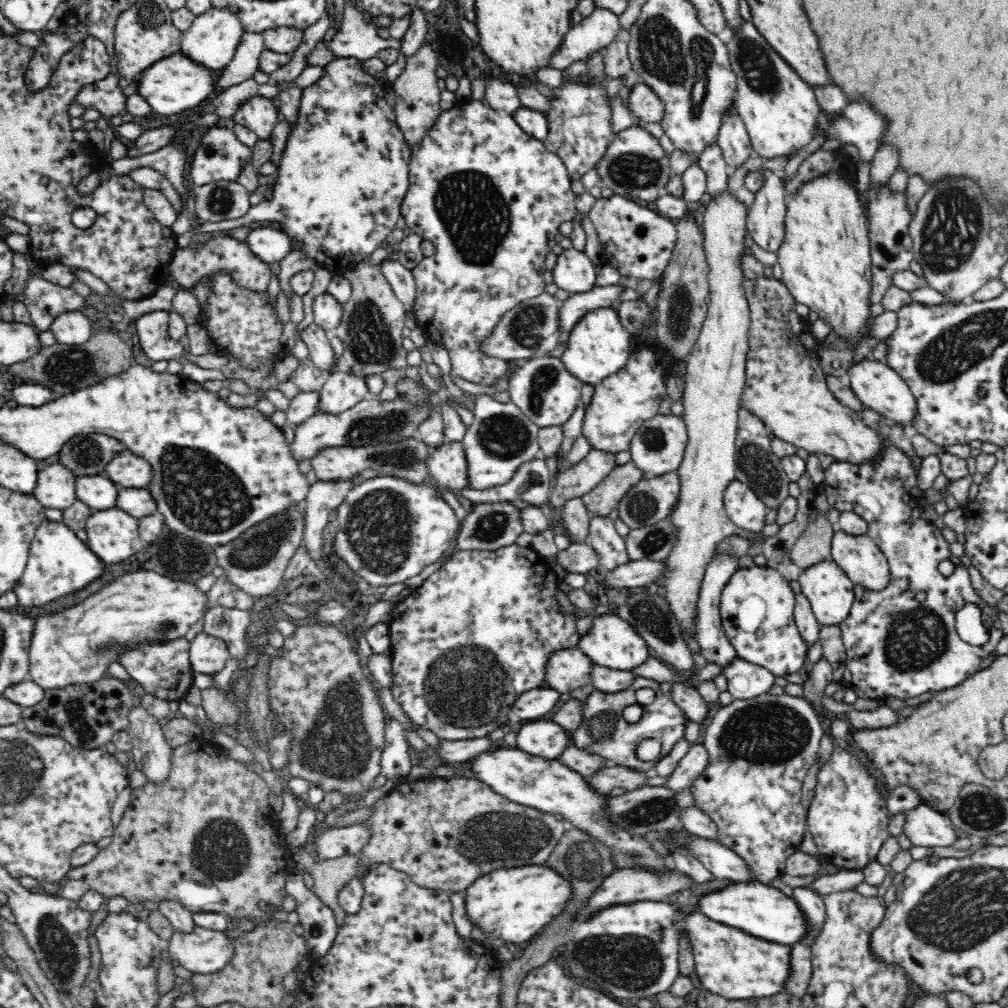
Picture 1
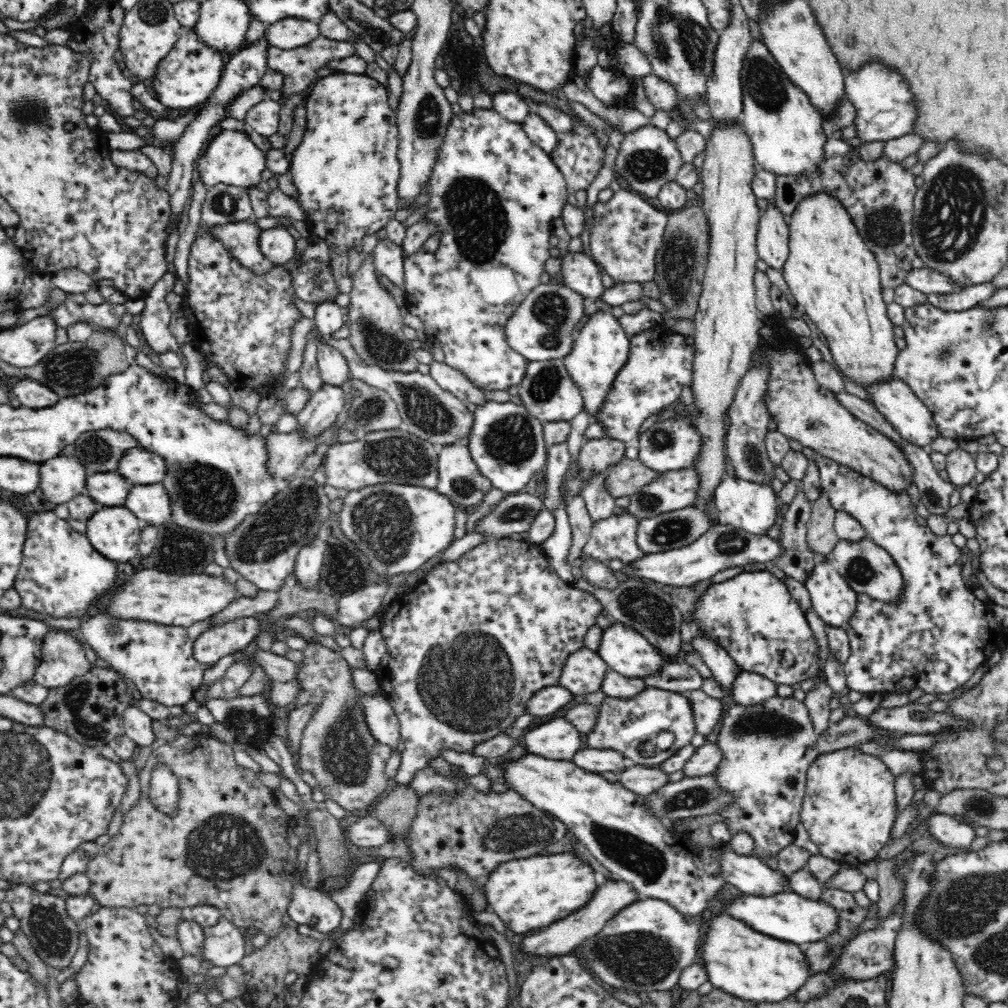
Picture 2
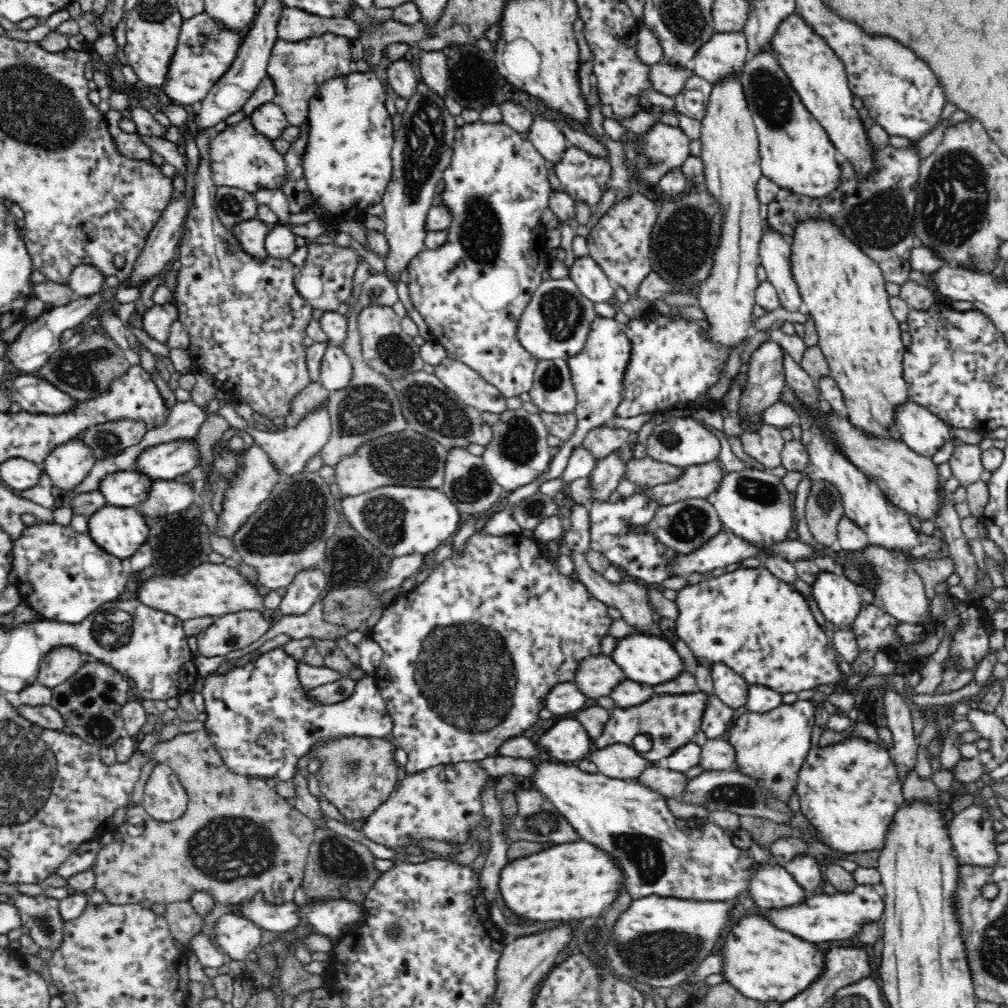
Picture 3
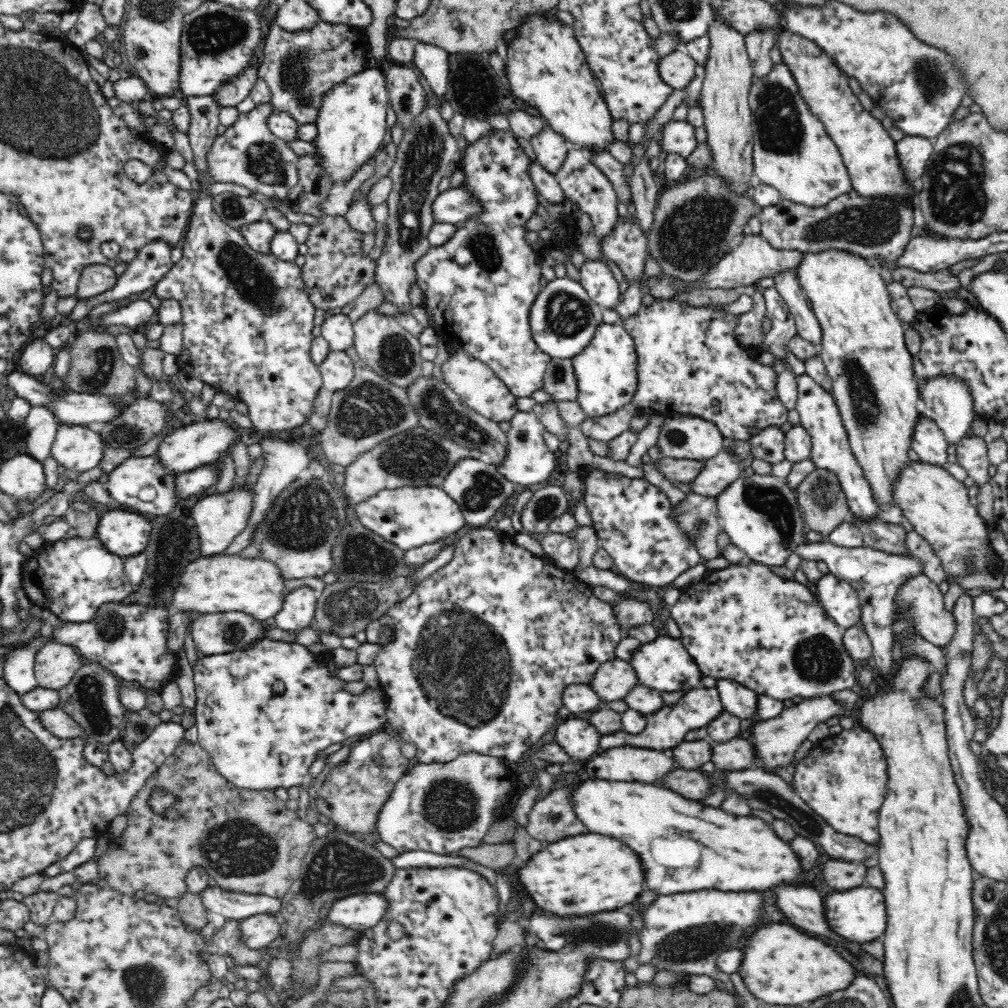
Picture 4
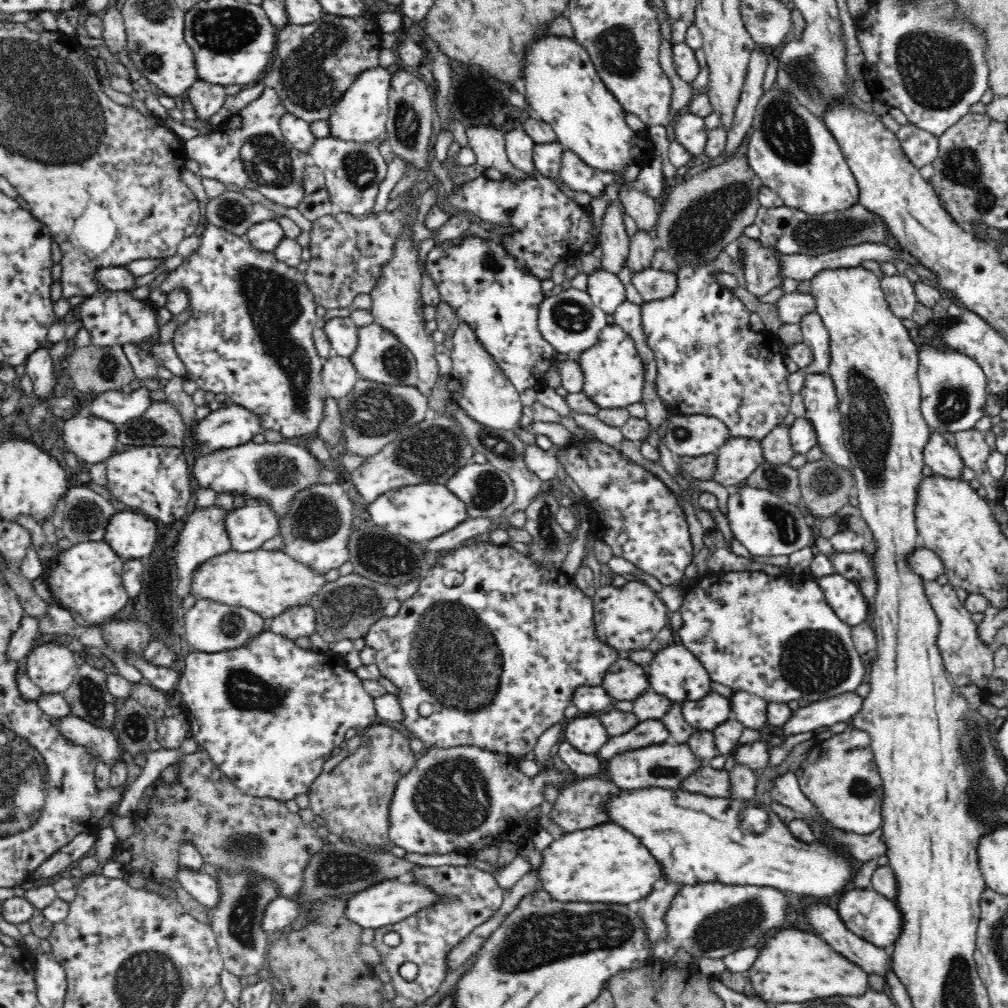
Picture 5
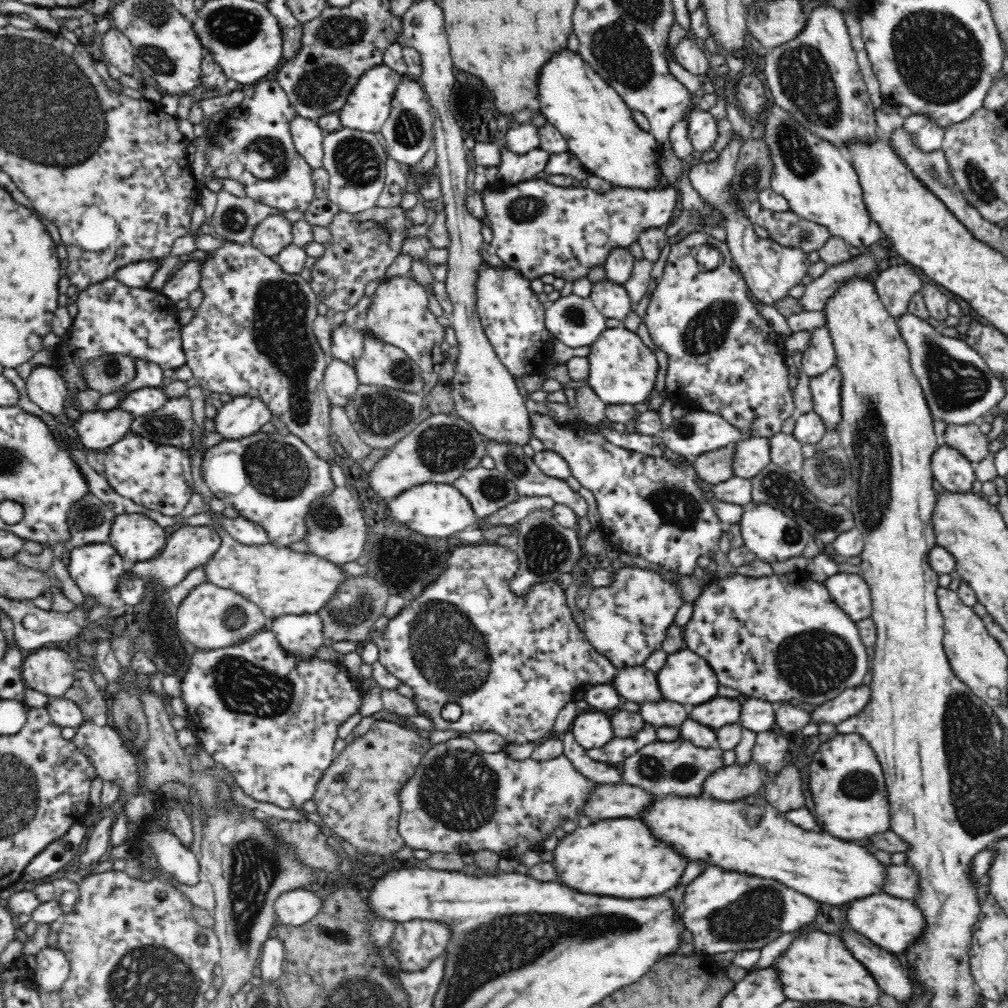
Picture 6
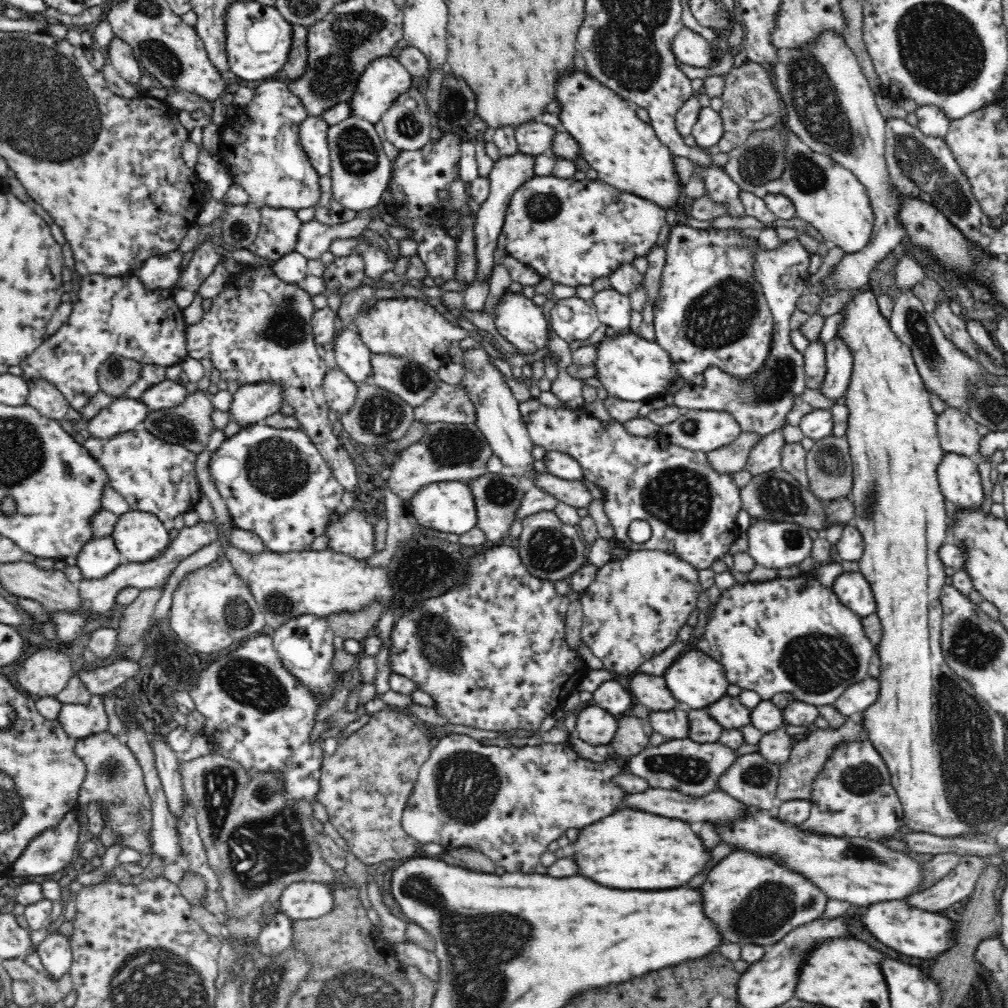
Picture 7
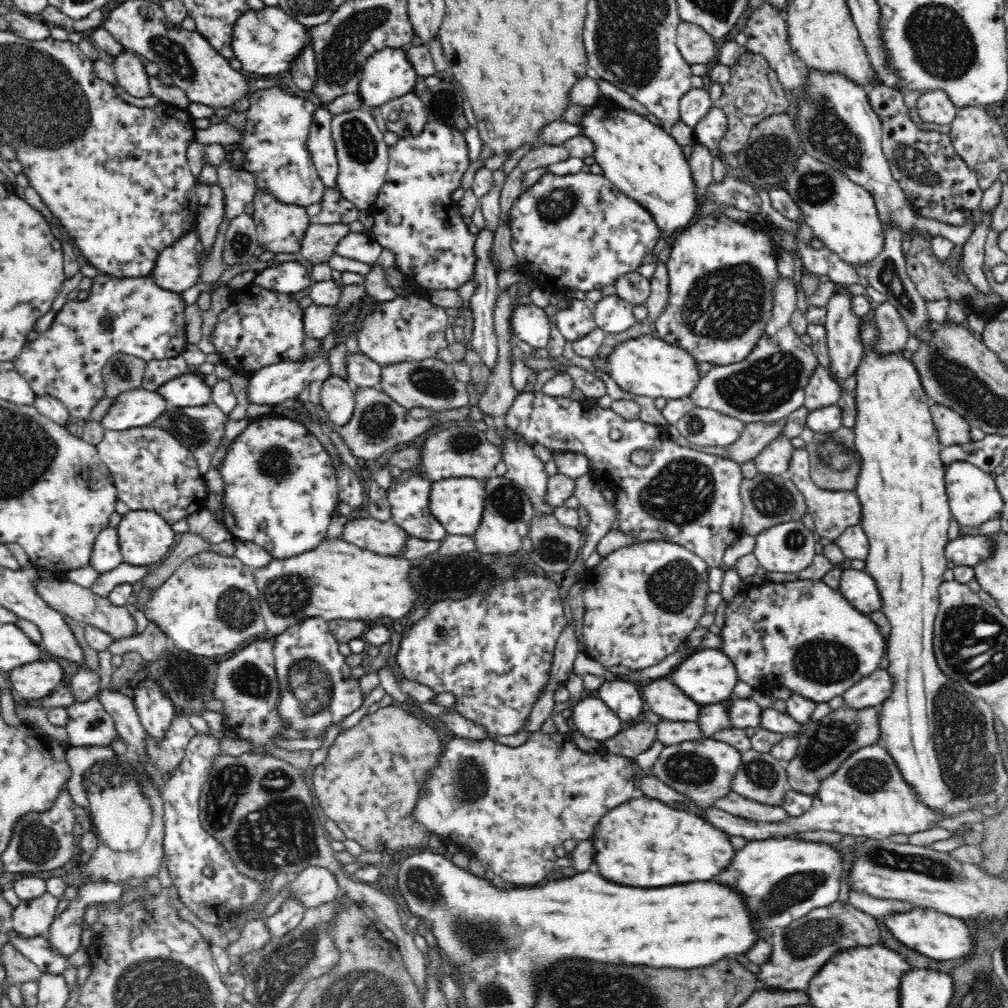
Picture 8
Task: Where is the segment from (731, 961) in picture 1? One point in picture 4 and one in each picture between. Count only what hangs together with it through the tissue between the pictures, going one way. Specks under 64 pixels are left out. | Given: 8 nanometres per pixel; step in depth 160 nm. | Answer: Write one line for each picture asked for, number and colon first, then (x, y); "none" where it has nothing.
2: (752, 966)
3: (763, 961)
4: (782, 967)

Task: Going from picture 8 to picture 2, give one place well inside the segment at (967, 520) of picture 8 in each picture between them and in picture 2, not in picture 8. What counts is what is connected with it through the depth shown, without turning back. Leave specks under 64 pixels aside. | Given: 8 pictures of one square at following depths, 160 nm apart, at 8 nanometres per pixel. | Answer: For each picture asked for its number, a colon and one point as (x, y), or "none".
2: (911, 419)
3: (925, 433)
4: (929, 442)
5: (945, 461)
6: (956, 474)
7: (960, 481)

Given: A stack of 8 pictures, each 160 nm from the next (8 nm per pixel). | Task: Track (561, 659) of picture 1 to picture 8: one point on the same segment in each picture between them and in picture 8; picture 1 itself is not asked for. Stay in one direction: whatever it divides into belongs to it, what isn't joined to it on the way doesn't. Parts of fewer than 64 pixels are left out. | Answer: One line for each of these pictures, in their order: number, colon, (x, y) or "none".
2: (585, 671)
3: (597, 677)
4: (613, 680)
5: (627, 680)
6: (636, 684)
7: (651, 691)
8: (665, 699)

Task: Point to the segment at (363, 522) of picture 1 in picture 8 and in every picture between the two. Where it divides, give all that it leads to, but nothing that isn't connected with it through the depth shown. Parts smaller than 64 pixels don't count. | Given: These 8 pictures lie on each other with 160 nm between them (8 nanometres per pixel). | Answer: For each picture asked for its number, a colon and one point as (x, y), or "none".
2: (398, 527)
3: (398, 520)
4: (408, 516)
5: (422, 512)
6: (438, 510)
7: (449, 507)
8: (458, 502)

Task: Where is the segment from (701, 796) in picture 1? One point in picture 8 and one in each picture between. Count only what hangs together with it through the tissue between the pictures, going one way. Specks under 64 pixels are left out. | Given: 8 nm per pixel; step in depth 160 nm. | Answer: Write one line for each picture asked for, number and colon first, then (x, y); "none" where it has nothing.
2: (767, 748)
3: (771, 747)
4: (776, 740)
5: (841, 708)
6: (849, 702)
7: (859, 697)
8: (873, 691)

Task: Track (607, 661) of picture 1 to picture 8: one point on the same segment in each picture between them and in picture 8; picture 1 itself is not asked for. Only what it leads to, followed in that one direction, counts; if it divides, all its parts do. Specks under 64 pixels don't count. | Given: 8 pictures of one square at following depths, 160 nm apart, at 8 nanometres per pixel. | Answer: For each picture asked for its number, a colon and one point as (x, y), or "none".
2: (626, 651)
3: (649, 659)
4: (665, 665)
5: (676, 672)
6: (687, 678)
7: (699, 680)
8: (708, 675)

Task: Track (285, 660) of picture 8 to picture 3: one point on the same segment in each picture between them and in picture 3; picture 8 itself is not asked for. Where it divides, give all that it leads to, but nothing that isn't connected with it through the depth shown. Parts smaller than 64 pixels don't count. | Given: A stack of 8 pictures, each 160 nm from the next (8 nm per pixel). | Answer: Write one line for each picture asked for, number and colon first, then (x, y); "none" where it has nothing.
3: (308, 587)
4: (298, 612)
5: (300, 621)
6: (300, 635)
7: (305, 645)

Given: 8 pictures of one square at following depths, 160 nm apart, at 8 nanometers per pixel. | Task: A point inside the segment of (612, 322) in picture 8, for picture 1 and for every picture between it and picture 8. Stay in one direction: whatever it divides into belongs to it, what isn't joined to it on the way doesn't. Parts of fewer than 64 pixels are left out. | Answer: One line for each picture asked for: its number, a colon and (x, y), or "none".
1: (574, 272)
2: (579, 271)
3: (593, 282)
4: (599, 282)
5: (606, 290)
6: (612, 300)
7: (613, 309)

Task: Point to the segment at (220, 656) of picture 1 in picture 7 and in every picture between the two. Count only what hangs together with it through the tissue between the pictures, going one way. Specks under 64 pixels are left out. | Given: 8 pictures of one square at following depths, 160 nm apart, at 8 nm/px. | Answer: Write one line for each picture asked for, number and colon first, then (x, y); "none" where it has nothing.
2: (216, 643)
3: (234, 631)
4: (218, 632)
5: (210, 626)
6: (210, 617)
7: (212, 608)

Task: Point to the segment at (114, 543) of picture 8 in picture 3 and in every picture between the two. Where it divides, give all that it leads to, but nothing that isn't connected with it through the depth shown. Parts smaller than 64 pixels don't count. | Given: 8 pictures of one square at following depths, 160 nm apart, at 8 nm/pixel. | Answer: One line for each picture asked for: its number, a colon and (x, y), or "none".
3: (65, 576)
4: (74, 578)
5: (87, 578)
6: (95, 568)
7: (100, 556)

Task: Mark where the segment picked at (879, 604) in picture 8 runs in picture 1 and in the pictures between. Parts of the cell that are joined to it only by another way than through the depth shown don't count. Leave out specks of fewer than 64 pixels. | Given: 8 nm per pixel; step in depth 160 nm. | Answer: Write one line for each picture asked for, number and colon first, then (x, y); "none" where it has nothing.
1: (831, 594)
2: (832, 598)
3: (840, 600)
4: (841, 601)
5: (846, 597)
6: (849, 591)
7: (852, 588)

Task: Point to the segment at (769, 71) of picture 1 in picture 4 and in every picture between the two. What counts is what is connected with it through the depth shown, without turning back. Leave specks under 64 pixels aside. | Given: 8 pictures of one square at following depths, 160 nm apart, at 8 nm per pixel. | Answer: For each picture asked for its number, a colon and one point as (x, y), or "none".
2: (788, 135)
3: (796, 153)
4: (791, 151)

